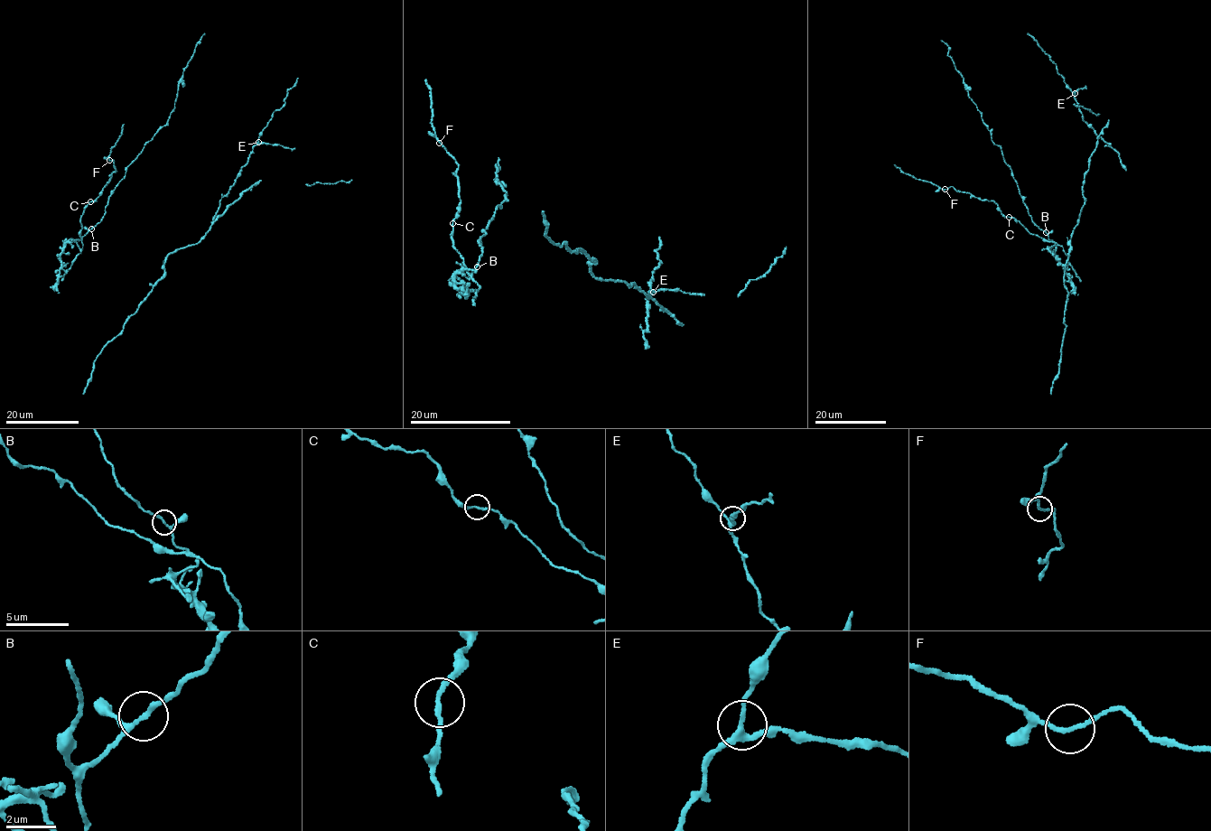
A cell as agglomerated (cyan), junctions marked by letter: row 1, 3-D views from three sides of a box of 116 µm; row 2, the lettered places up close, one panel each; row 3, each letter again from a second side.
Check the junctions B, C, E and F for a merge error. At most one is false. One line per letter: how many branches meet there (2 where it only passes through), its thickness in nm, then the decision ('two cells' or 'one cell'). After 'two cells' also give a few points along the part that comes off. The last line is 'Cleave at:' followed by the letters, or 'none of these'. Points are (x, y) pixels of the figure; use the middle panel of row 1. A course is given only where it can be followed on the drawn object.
B: branches 3; calibre 160 nm; one cell
C: branches 2; calibre 170 nm; one cell
E: branches 3; calibre 220 nm; one cell
F: branches 2; calibre 160 nm; one cell
Cleave at: none of these

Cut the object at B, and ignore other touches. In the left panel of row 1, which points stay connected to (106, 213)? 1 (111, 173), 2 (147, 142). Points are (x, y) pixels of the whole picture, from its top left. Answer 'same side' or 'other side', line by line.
1: other side
2: same side

